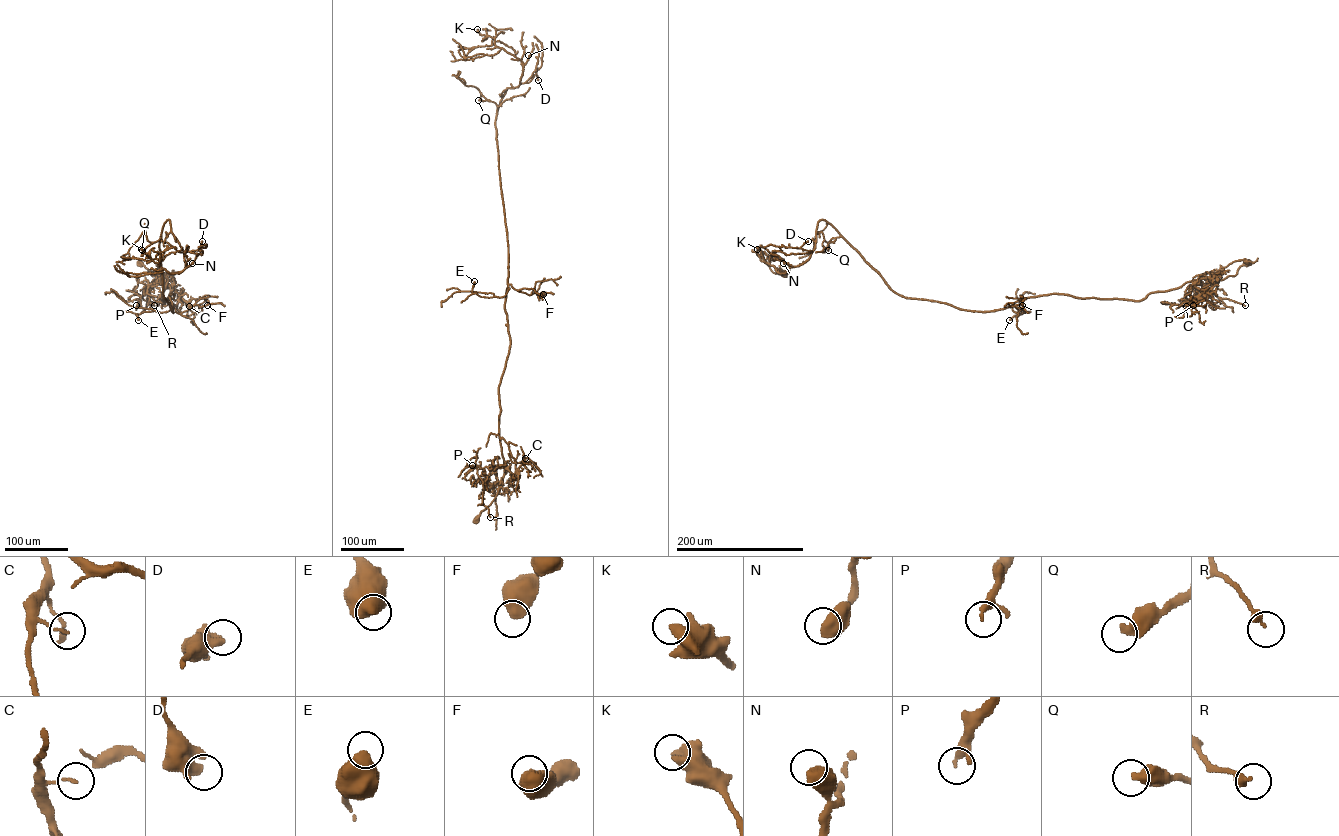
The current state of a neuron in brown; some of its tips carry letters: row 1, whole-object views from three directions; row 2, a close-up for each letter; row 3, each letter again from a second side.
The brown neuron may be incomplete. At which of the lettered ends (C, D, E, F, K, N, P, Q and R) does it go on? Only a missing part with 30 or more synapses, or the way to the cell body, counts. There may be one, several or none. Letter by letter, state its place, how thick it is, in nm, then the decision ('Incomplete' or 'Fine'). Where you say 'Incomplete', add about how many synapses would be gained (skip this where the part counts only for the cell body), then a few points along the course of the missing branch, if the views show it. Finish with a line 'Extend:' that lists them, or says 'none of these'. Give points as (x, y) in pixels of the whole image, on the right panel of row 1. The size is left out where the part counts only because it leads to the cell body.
C: Place: (1186, 306). Thickness 90 nm. Fine
D: Place: (808, 241). Thickness 550 nm. Fine
E: Place: (1009, 320). Thickness 600 nm. Fine
F: Place: (1022, 305). Thickness 600 nm. Fine
K: Place: (757, 249). Thickness 480 nm. Fine
N: Place: (783, 263). Thickness 650 nm. Fine
P: Place: (1193, 305). Thickness 180 nm. Fine
Q: Place: (828, 250). Thickness 480 nm. Incomplete. Roughly 40 synapses. Course of what is missing: (828, 250), (811, 269)
R: Place: (1245, 305). Thickness 320 nm. Fine
Extend: Q

